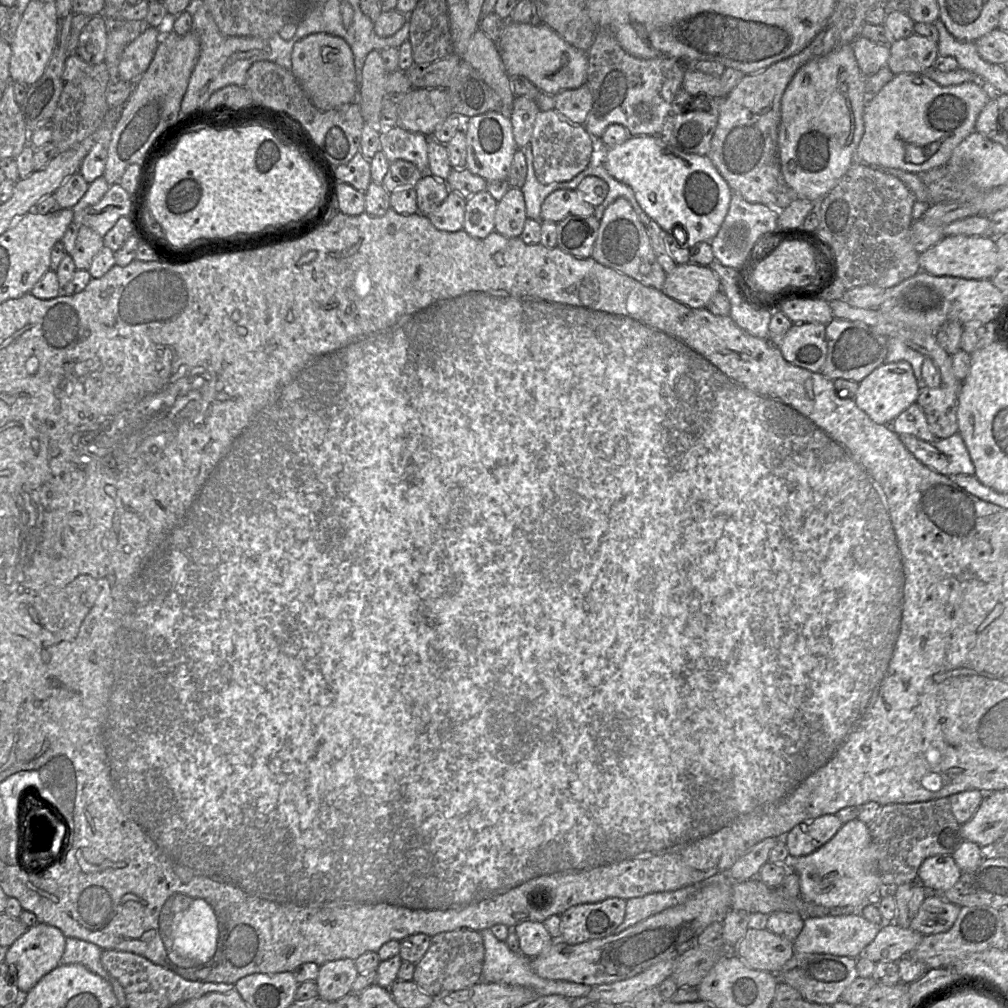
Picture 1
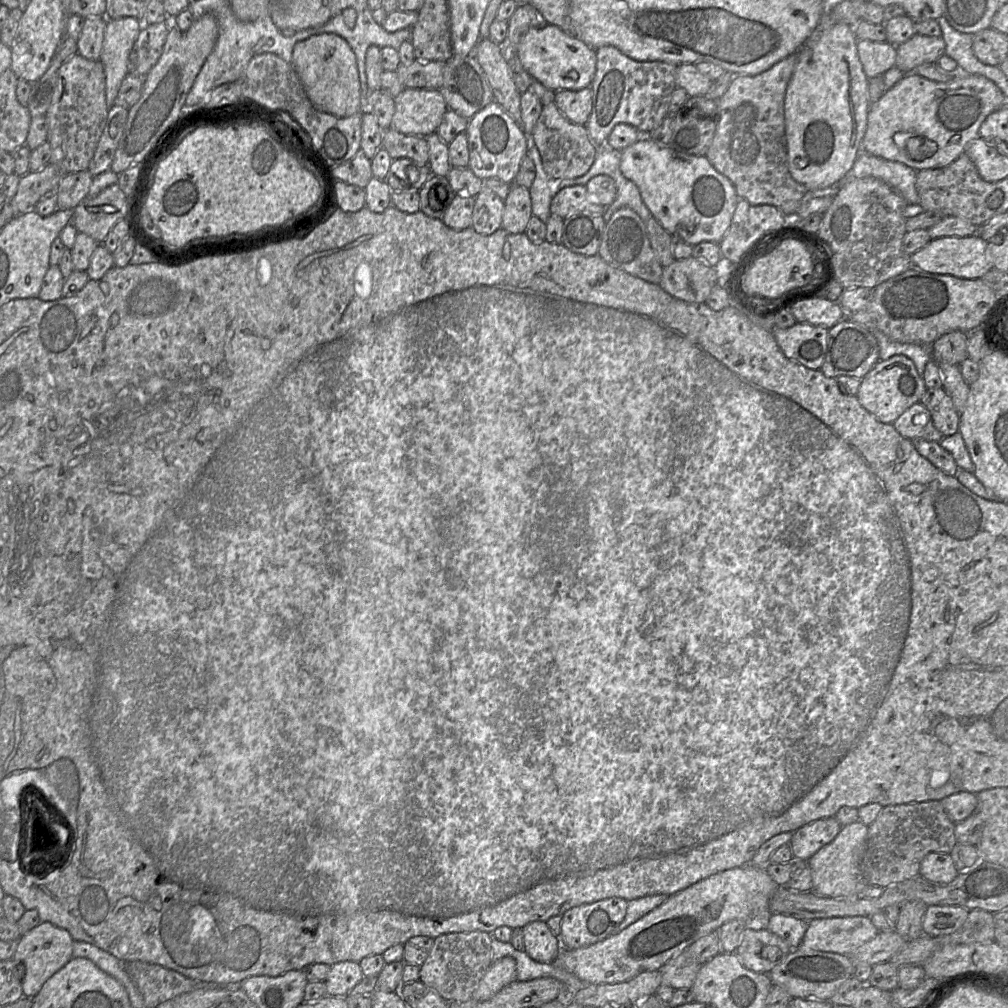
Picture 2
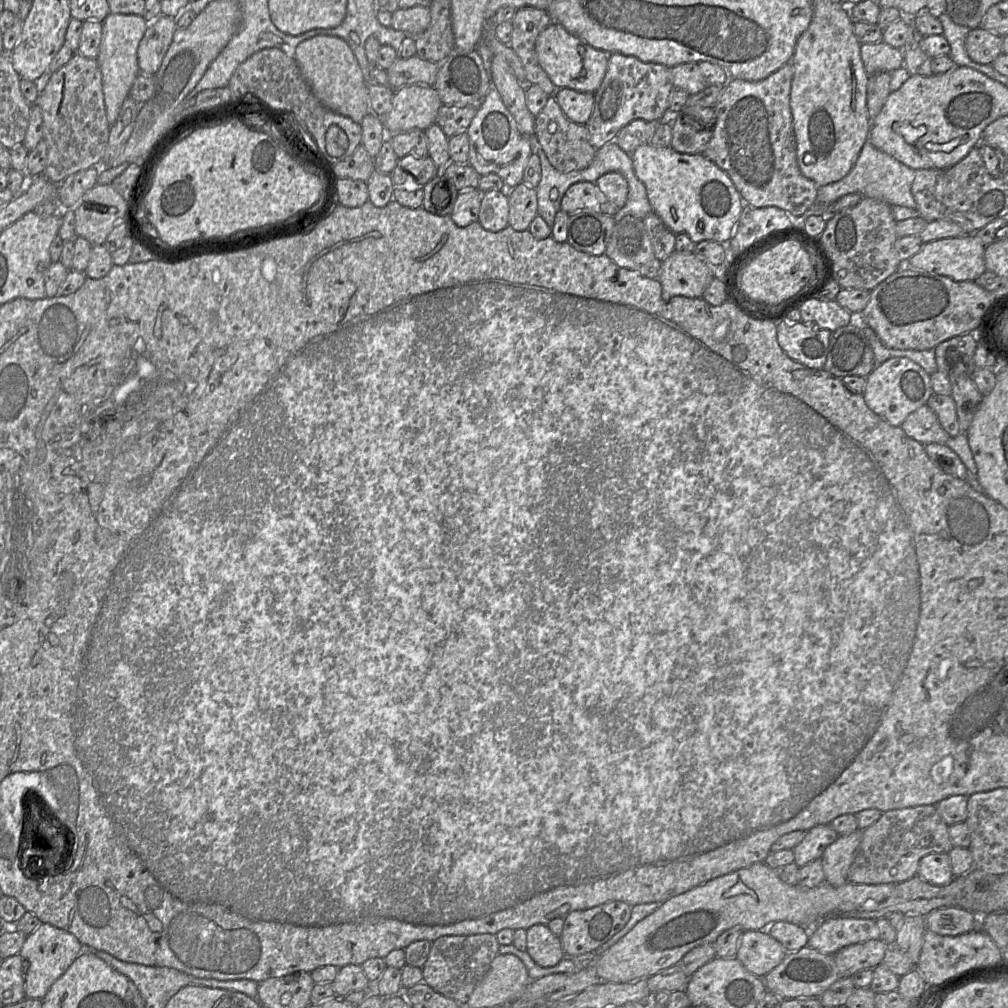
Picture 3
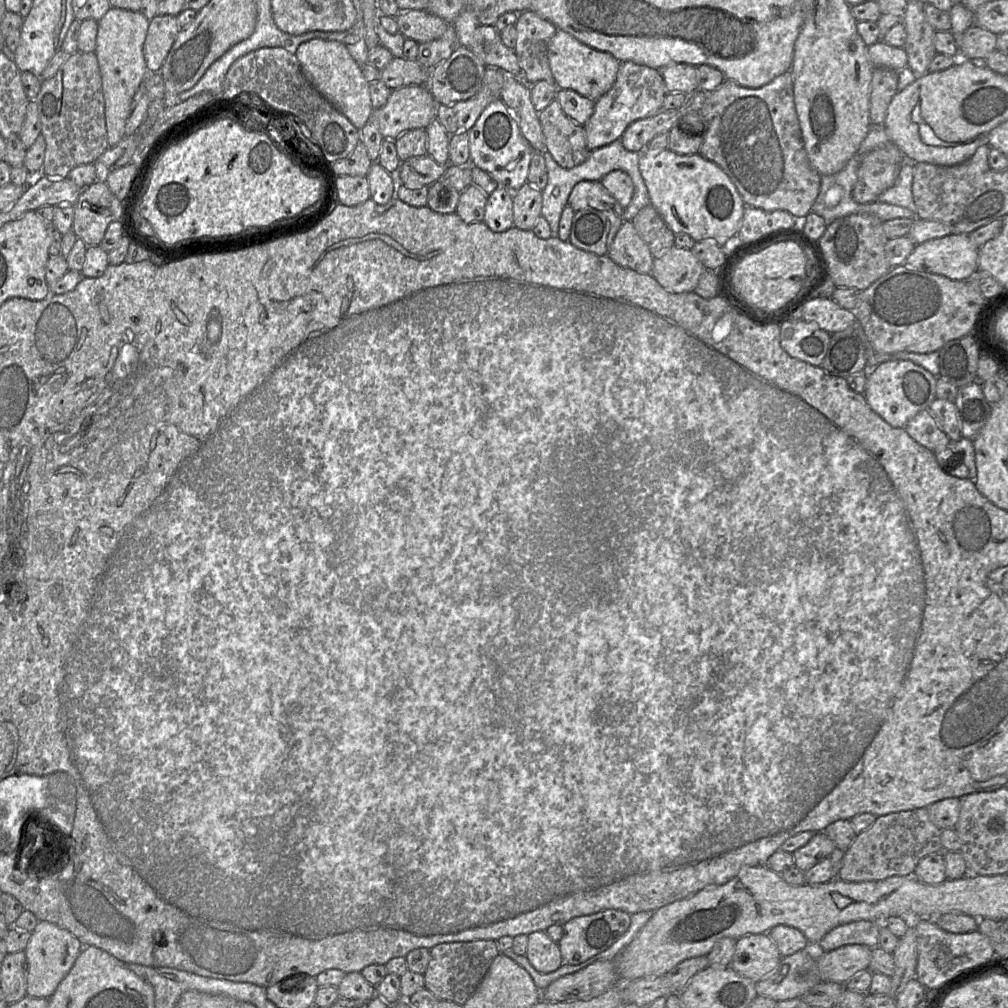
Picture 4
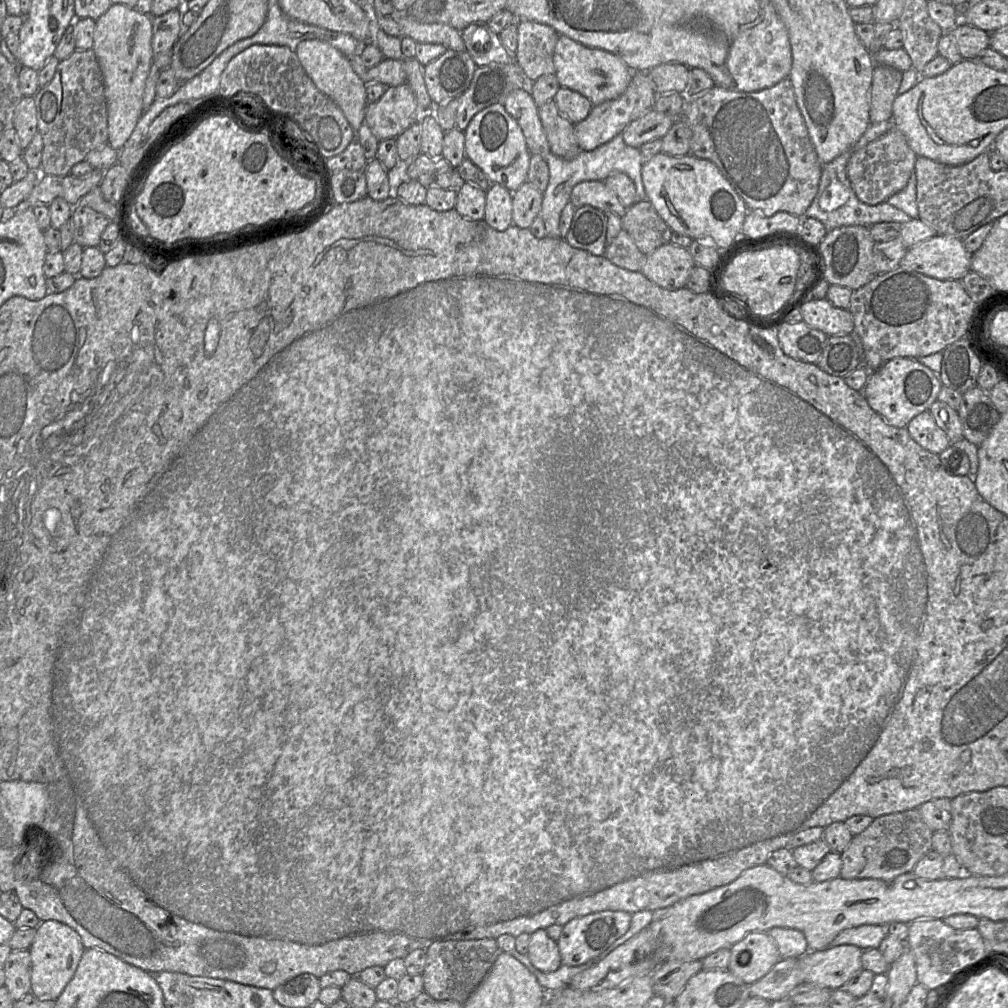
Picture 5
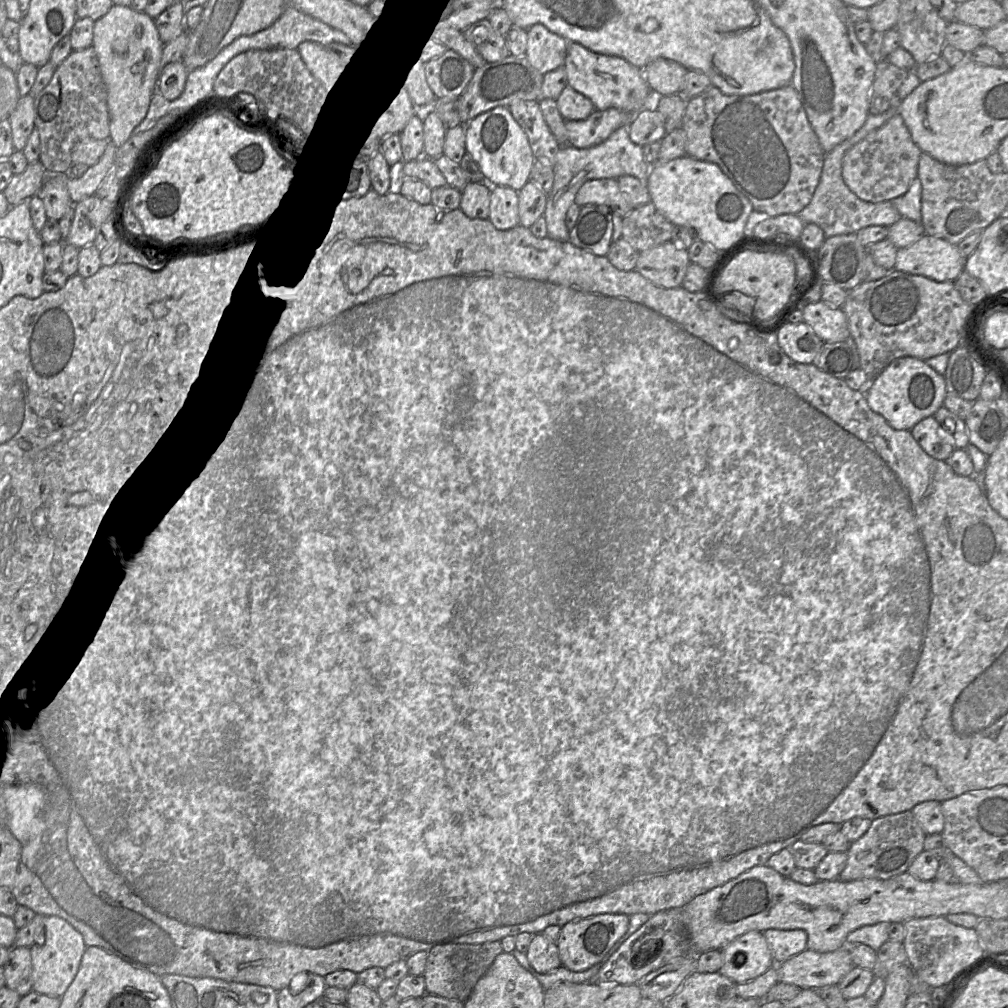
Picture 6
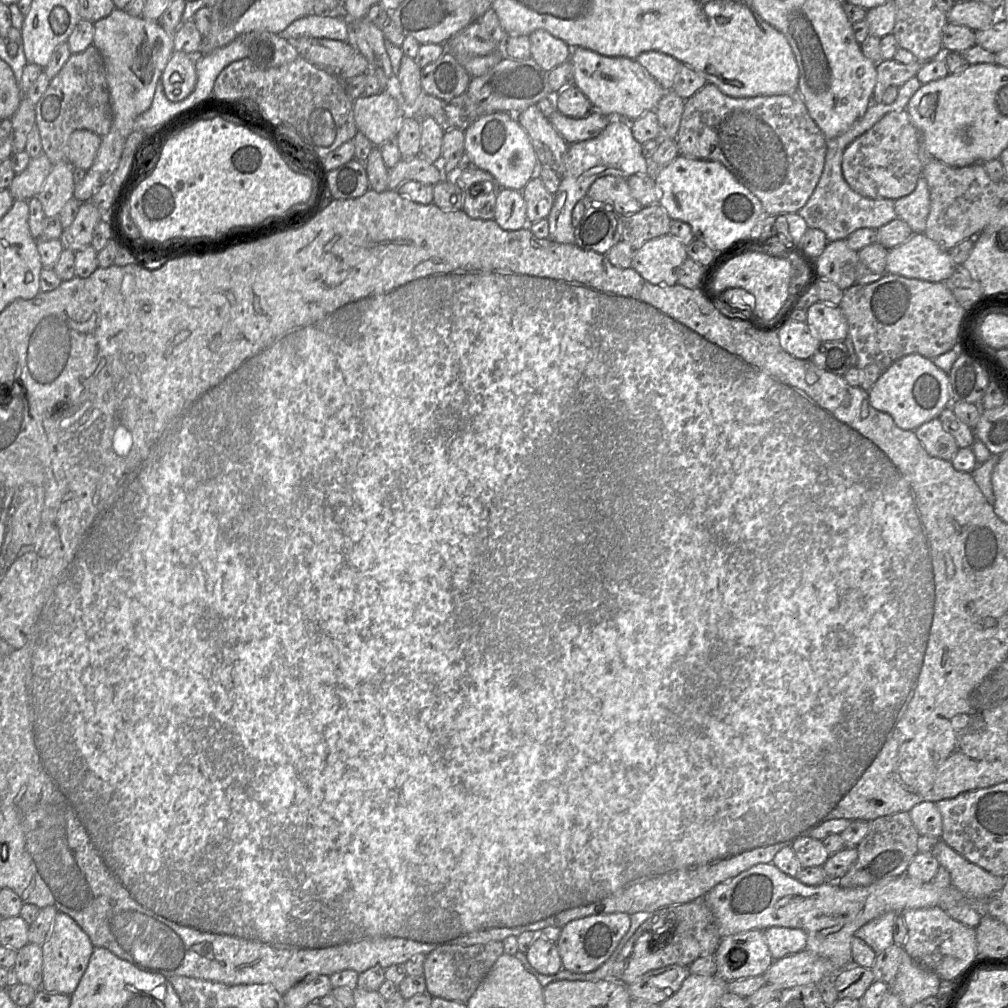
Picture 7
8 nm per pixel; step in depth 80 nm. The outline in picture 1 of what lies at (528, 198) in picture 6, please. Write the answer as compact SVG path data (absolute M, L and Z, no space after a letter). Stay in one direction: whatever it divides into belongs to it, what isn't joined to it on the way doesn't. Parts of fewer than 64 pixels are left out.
M510 187L498 201L494 218L494 231L508 238L519 237L526 219L526 205L522 190Z

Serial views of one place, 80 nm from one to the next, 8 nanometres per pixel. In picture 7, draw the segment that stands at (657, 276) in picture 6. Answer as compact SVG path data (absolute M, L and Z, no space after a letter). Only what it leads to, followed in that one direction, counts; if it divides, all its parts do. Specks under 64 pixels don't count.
M670 233L645 242L634 252L631 267L654 285L677 284L679 269L687 258L686 246Z

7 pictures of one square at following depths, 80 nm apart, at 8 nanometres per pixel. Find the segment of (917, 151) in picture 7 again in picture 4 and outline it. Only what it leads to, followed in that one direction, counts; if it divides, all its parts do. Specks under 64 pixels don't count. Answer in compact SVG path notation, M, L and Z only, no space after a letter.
M891 141L886 142L884 148L868 152L858 168L857 182L852 191L854 201L876 201L883 191L895 183L905 158Z

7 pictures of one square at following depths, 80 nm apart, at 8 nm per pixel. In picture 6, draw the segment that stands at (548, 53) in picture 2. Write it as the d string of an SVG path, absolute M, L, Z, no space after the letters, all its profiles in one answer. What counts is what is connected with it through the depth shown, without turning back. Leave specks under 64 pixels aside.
M568 42L563 66L568 85L589 98L595 109L617 108L628 113L636 113L656 98L643 74L643 69L633 66L619 56L596 53L577 42Z

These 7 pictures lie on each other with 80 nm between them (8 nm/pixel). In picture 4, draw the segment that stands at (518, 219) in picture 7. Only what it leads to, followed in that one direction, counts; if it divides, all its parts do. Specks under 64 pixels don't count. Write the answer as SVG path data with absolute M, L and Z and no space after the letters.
M503 186L487 197L483 222L494 232L504 232L513 227L513 191Z

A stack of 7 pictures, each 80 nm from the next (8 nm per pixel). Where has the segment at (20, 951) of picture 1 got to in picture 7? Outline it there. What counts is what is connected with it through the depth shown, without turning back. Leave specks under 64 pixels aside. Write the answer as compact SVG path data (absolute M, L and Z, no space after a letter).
M57 912L51 932L41 948L43 956L41 989L50 993L71 995L87 967L94 948L88 935L69 915Z

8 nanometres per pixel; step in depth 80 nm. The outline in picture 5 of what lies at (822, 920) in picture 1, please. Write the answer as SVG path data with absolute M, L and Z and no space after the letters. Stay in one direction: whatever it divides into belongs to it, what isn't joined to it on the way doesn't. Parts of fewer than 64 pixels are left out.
M863 924L842 930L830 945L851 944L861 949L878 948L887 935L887 925Z

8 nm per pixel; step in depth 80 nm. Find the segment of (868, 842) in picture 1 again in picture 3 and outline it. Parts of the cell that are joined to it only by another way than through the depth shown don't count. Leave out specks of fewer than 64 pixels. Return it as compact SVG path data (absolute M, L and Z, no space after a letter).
M857 829L851 834L838 836L827 846L821 856L824 883L841 886L848 882L848 871L861 842L862 832L863 830Z

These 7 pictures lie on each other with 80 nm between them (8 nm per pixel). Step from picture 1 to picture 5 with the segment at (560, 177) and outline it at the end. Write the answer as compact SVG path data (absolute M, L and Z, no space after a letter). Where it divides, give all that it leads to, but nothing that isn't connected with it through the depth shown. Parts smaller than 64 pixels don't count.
M553 99L542 105L539 116L551 152L564 160L576 158L582 149L574 133L574 124L560 113L556 101Z

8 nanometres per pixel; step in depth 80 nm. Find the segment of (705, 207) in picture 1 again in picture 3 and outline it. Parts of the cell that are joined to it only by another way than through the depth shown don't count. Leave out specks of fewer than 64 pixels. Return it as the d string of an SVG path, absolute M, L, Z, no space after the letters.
M650 143L631 154L637 178L644 184L652 210L675 234L685 233L695 243L722 243L734 235L744 201L729 176L703 153L679 153Z

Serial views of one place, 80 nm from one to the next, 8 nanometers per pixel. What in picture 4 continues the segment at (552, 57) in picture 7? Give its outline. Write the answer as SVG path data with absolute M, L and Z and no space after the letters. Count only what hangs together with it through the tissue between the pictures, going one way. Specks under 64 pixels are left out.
M532 10L519 13L515 26L515 54L528 81L554 83L548 59L548 43L558 28Z

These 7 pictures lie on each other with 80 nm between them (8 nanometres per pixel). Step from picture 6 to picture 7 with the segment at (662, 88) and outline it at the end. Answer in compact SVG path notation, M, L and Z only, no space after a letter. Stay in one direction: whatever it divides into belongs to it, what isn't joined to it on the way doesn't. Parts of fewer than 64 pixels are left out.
M658 51L643 52L635 60L664 90L673 91L675 76L681 67L681 62Z

